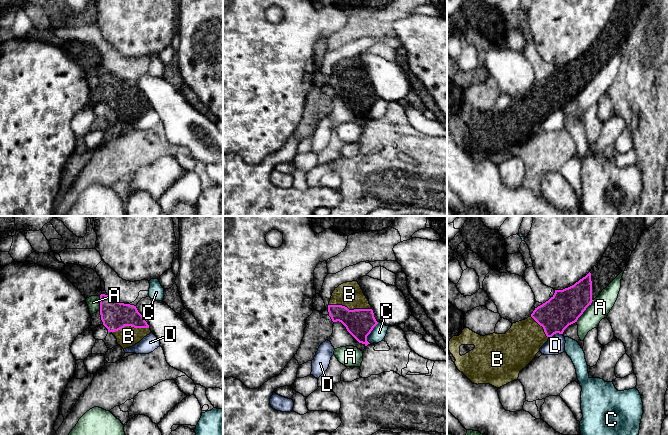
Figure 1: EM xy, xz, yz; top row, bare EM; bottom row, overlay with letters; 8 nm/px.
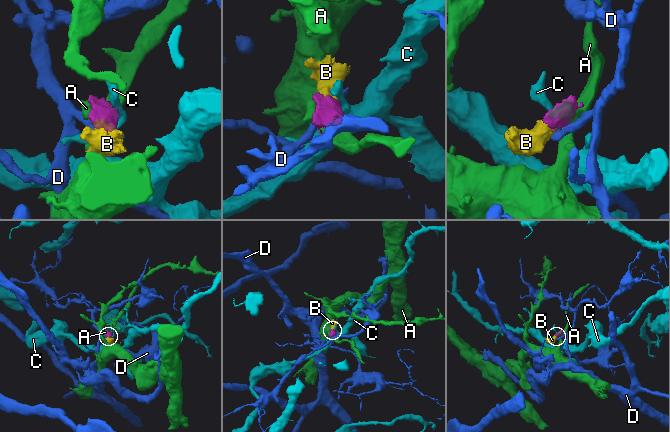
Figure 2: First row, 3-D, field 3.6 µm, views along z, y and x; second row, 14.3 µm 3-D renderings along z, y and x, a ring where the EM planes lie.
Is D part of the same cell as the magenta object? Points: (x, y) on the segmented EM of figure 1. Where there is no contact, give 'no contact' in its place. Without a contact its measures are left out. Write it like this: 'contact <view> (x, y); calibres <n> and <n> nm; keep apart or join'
contact yz (555, 333); calibres 280 and 150 nm; keep apart

